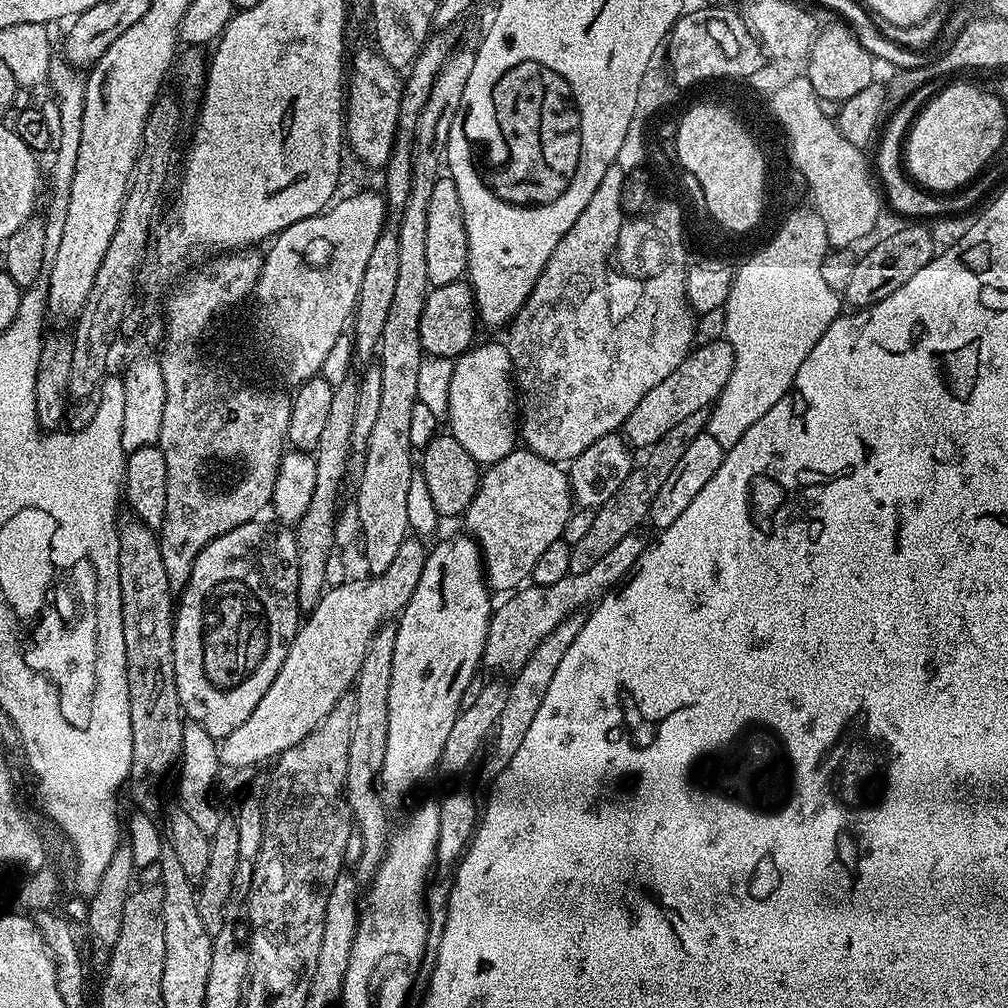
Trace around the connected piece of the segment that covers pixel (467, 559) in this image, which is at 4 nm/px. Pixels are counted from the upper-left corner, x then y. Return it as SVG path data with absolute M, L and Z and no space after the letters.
M467 534L452 536L449 540L444 540L441 544L431 545L426 566L422 570L422 578L418 578L418 590L410 598L410 602L405 606L403 612L398 617L396 624L396 641L394 642L394 674L390 674L390 730L386 730L386 758L382 761L380 779L378 787L389 801L396 800L399 796L404 796L431 768L435 769L440 763L442 746L446 746L446 737L450 735L450 730L454 727L456 717L460 715L462 709L462 694L470 686L470 682L481 671L484 658L484 647L486 646L486 634L488 633L488 622L492 619L494 611L493 597L490 595L488 581L484 575L484 558L480 554L480 547L476 541Z

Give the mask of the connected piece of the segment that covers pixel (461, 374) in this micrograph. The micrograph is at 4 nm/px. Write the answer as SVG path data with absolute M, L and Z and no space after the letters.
M507 343L480 344L455 357L454 374L450 374L450 402L447 431L480 466L487 466L506 458L518 447L518 389L514 383L512 359Z

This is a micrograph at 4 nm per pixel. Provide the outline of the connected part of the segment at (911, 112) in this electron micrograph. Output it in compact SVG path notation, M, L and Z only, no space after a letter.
M938 76L933 77L929 82L925 82L916 92L912 93L907 100L901 105L895 107L891 112L893 113L887 117L885 124L883 125L878 145L878 156L876 158L876 164L874 160L874 166L876 166L876 176L885 200L885 203L896 212L898 212L902 216L908 216L907 219L910 220L926 220L928 216L936 216L938 214L954 214L956 212L966 212L972 206L976 205L981 199L981 202L991 193L990 188L1001 178L1001 172L995 168L995 166L989 167L984 173L981 173L980 176L977 177L977 180L970 185L967 185L964 189L961 189L958 193L955 193L952 197L946 197L936 195L927 189L920 187L914 180L912 180L911 176L907 173L906 166L903 162L903 147L906 143L906 139L908 137L908 132L912 128L913 121L916 120L917 116L920 115L921 109L925 107L925 105L937 95L944 87L944 82L939 79Z

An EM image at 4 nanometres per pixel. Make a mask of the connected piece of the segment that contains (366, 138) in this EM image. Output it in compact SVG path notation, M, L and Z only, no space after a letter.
M375 47L360 48L353 56L351 53L350 71L346 76L344 139L347 151L353 152L368 168L383 170L388 166L400 128L401 91L401 73L381 58Z

